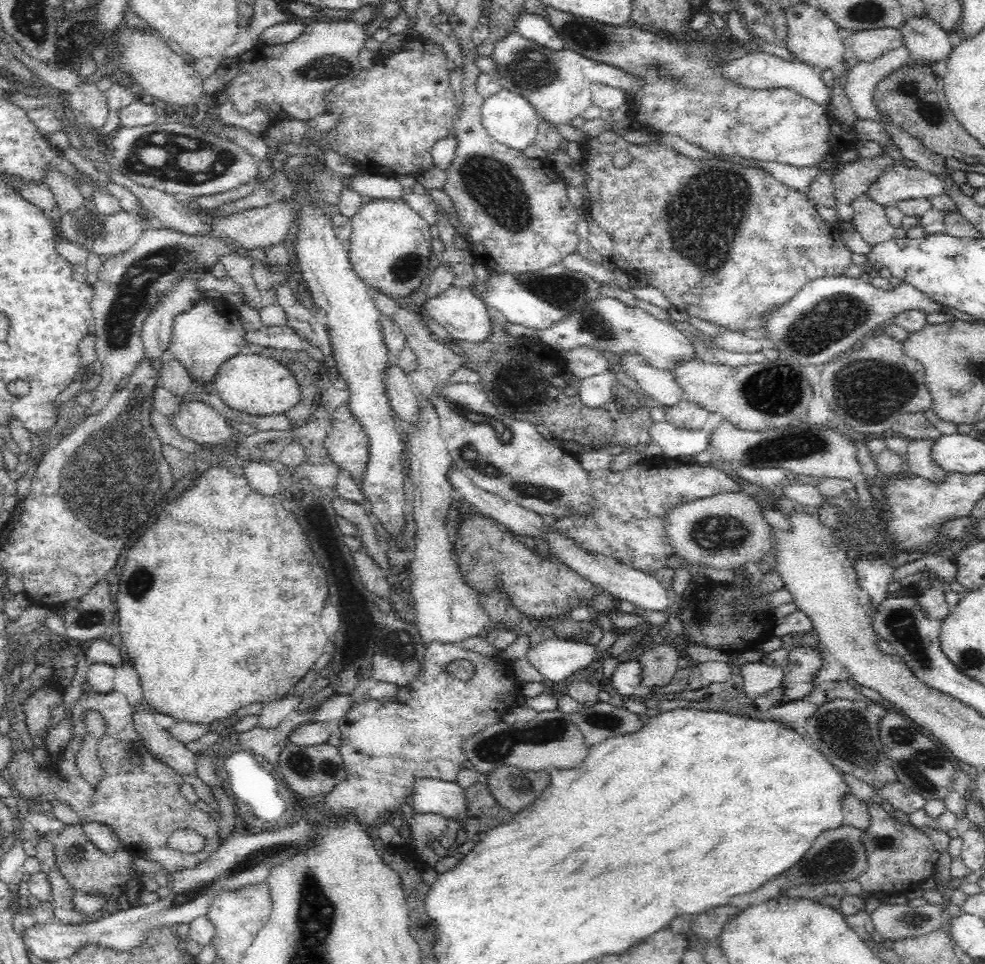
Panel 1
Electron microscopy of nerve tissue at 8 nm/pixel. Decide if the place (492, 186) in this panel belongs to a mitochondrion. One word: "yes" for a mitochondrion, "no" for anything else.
yes

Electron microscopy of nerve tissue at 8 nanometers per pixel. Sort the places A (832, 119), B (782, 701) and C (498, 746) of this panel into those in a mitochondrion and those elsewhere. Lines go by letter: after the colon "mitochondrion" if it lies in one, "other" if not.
A: other
B: other
C: mitochondrion

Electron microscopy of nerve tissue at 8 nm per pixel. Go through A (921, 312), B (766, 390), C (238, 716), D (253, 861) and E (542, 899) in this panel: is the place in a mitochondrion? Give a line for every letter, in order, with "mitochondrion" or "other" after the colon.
A: other
B: mitochondrion
C: other
D: mitochondrion
E: other

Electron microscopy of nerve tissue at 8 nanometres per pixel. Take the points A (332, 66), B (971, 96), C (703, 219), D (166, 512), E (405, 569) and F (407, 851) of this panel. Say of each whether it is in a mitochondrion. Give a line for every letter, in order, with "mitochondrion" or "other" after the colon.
A: mitochondrion
B: other
C: mitochondrion
D: mitochondrion
E: other
F: other

